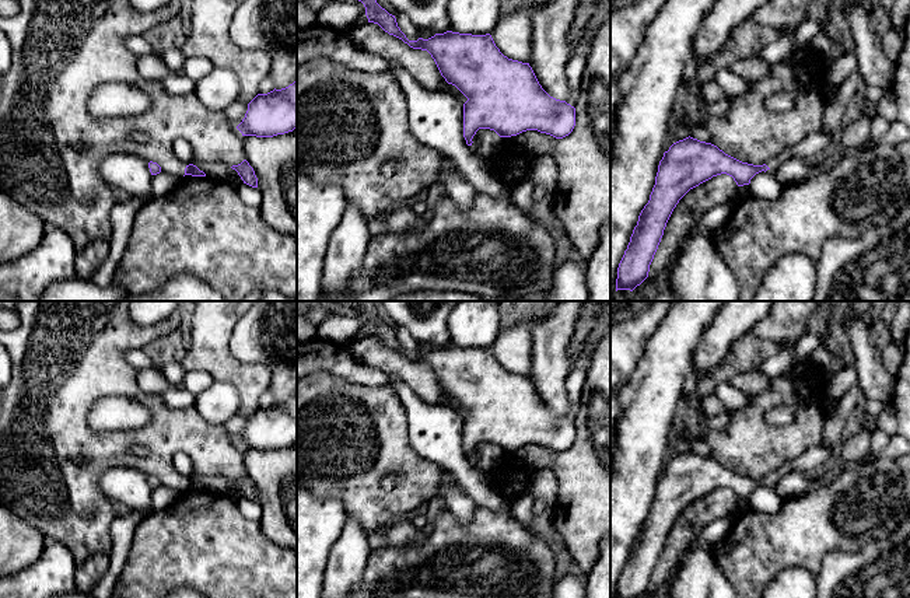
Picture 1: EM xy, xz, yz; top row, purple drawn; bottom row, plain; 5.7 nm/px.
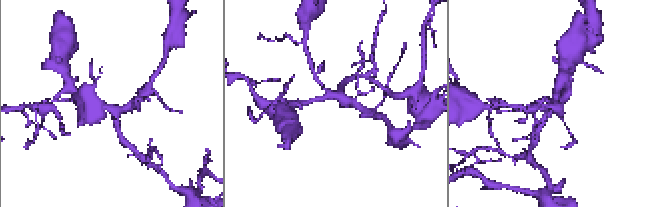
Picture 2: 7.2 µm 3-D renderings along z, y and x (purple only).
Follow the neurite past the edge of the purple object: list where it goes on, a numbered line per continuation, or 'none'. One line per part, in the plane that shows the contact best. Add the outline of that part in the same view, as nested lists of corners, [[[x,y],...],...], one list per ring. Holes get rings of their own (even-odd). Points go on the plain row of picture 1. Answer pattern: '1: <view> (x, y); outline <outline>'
1: yz (816, 455); outline [[[822,444],[813,445],[795,459],[784,462],[777,471],[767,475],[766,479],[769,480],[769,483],[766,486],[774,487],[777,480],[790,472],[802,472],[812,475],[816,468],[826,464],[826,461],[833,455],[837,454]]]

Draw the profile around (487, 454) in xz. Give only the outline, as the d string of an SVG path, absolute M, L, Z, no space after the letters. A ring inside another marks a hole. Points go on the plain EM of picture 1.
M479 443L476 445L476 450L477 450L476 466L483 473L489 475L497 466L500 450L494 444L490 444L490 443Z

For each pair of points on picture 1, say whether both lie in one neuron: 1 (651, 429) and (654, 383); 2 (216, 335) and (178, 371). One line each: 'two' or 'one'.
1: one
2: two

